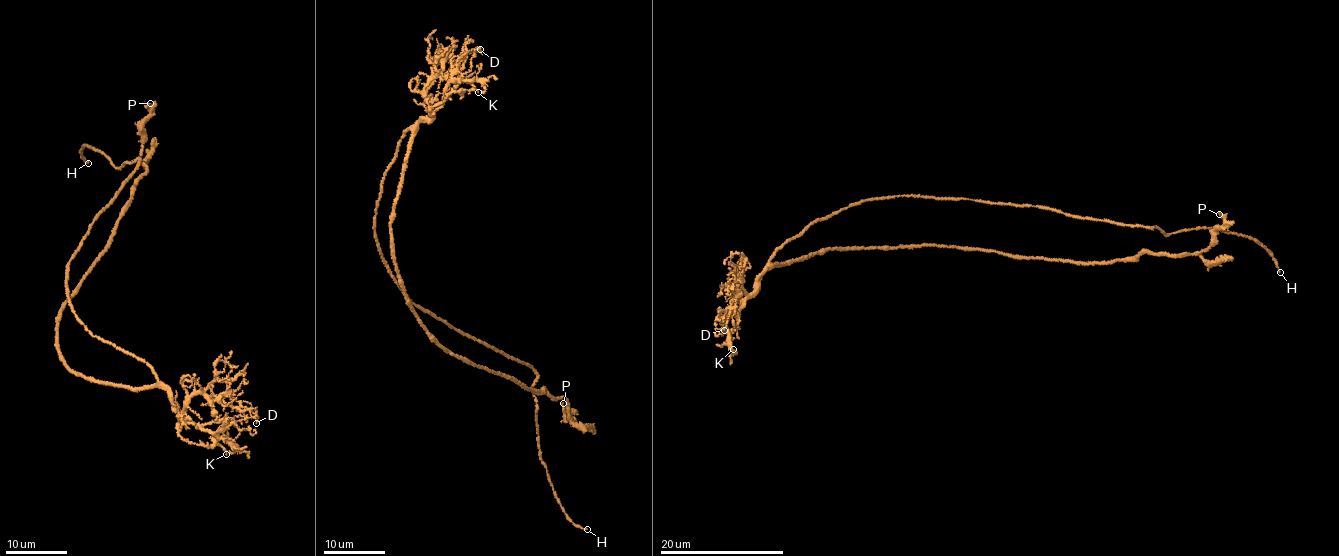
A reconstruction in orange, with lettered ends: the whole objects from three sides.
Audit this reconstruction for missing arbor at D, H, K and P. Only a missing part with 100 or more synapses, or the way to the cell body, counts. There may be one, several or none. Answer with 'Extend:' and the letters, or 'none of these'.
Extend: H

